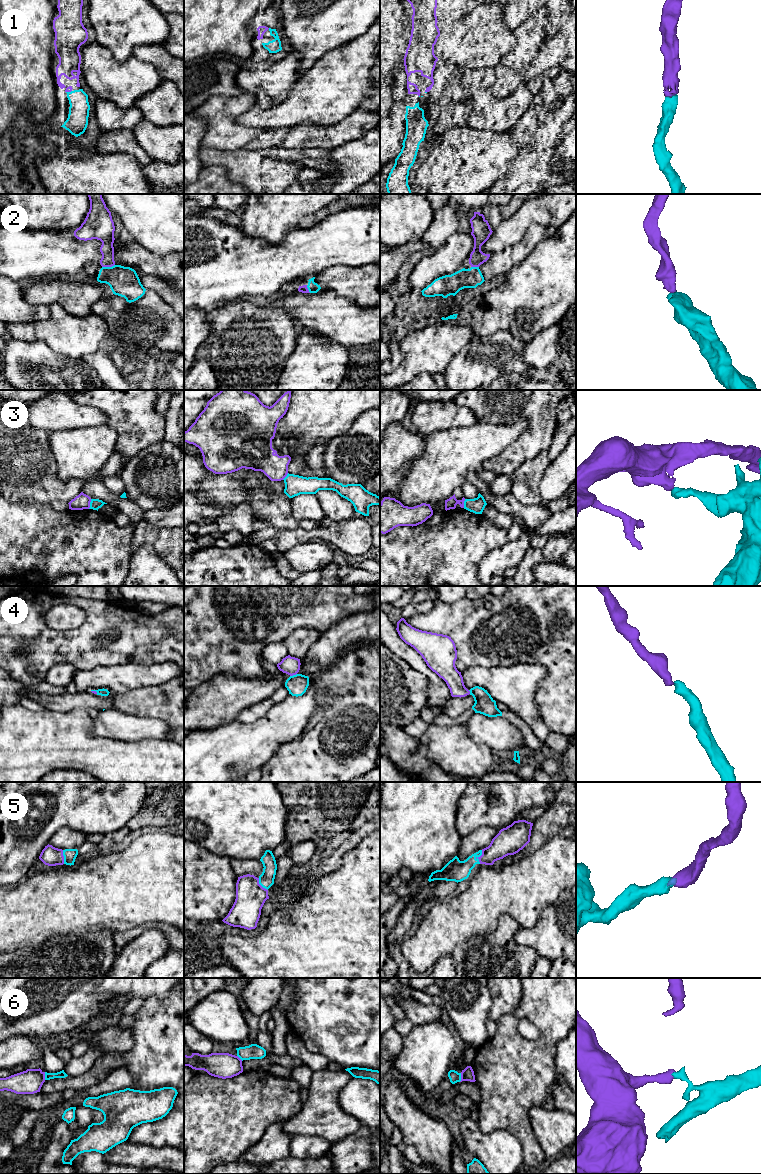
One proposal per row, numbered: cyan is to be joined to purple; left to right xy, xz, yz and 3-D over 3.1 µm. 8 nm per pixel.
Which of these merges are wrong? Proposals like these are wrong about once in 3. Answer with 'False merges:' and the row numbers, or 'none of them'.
False merges: 3, 6

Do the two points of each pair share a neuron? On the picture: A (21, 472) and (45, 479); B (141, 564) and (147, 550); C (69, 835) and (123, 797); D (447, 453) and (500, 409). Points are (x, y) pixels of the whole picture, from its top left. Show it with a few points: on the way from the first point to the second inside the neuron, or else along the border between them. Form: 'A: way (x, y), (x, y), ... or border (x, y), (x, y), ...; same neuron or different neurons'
A: way (27, 473), (34, 479), (39, 479); same neuron
B: way (144, 561), (146, 553); same neuron
C: border (86, 833), (61, 827), (52, 836); different neurons
D: border (478, 422), (506, 425); different neurons

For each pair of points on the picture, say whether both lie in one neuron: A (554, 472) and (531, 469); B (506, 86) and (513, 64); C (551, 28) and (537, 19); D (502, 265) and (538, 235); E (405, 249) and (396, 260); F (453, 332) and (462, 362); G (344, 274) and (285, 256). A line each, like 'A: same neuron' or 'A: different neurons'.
A: different neurons
B: same neuron
C: different neurons
D: same neuron
E: same neuron
F: different neurons
G: different neurons

